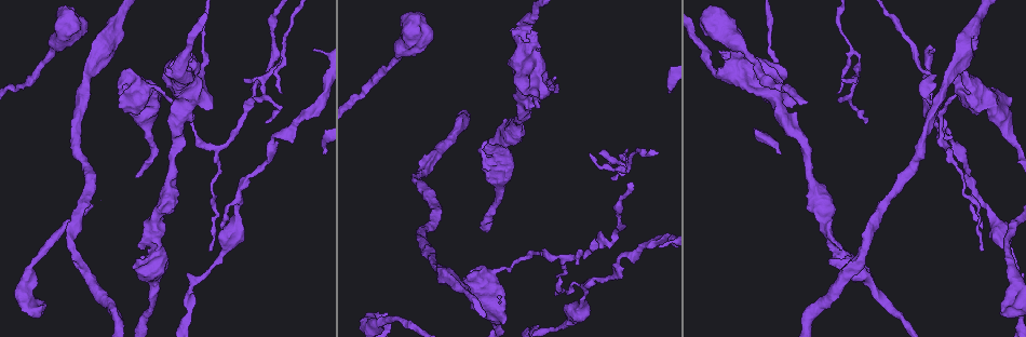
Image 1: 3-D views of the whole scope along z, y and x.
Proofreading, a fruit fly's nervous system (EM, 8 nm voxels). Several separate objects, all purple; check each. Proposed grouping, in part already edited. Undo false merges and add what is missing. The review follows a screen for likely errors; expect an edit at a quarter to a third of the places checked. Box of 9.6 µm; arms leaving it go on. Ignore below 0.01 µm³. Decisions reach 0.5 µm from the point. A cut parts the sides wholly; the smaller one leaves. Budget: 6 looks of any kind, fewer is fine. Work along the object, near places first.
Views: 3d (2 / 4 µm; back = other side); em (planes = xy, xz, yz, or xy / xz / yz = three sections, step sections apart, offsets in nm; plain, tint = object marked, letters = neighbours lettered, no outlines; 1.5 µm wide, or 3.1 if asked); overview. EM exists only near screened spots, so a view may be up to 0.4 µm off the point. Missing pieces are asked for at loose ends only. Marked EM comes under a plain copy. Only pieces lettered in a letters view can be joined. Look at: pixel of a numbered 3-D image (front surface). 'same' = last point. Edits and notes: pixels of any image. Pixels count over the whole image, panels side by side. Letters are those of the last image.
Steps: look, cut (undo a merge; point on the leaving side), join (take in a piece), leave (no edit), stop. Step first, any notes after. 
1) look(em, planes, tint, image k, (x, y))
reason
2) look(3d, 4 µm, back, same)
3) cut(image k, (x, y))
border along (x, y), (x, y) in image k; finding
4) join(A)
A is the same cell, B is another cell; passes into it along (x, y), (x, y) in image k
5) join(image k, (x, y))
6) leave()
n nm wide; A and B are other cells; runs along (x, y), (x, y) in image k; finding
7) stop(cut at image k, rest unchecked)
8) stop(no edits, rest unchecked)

look(3d, 4 µm, image 1, (975, 49))

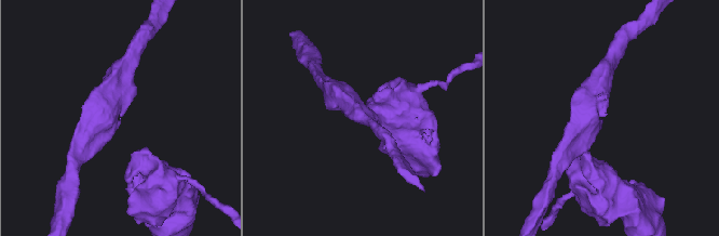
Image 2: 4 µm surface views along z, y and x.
look(em, yz, step 8, tint, image 2, (121, 115))
shape alone is not enough

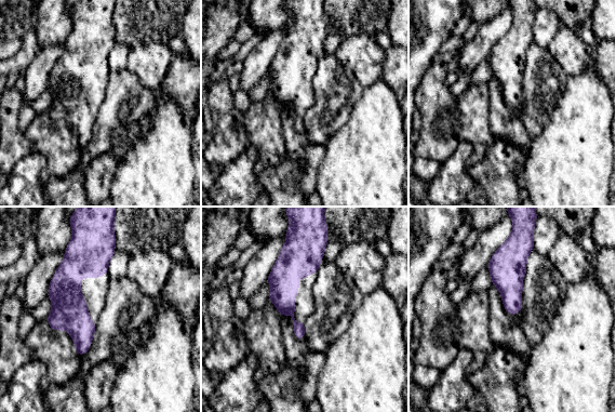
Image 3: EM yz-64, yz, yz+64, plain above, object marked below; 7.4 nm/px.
look(em, planes, letters, same)

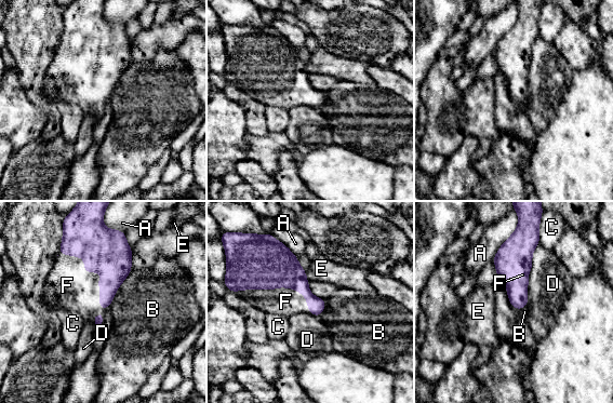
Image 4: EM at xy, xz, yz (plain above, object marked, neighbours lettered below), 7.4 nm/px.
join(image 4, (67, 285))
F is the same cell, A, B, C, D and E are other cells; passes into it along (104, 250), (94, 271), (67, 285) in image 4; it goes on there

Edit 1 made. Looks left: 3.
look(em, planes, tint, image 1, (865, 121))
free end

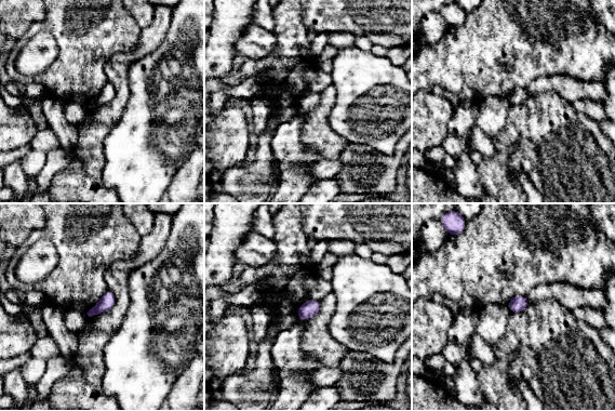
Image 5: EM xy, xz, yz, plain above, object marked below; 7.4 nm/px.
look(em, planes, letters, same)

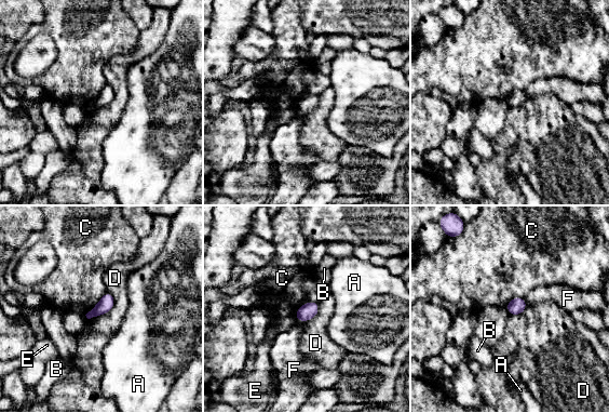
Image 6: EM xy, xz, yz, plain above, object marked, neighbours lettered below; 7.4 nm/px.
leave()
110 nm wide; D touches over 260 nm; A, B, C, D, E and F are other cells; no lettered piece goes on from it

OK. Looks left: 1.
stop(join at image 4, rest unchecked)

